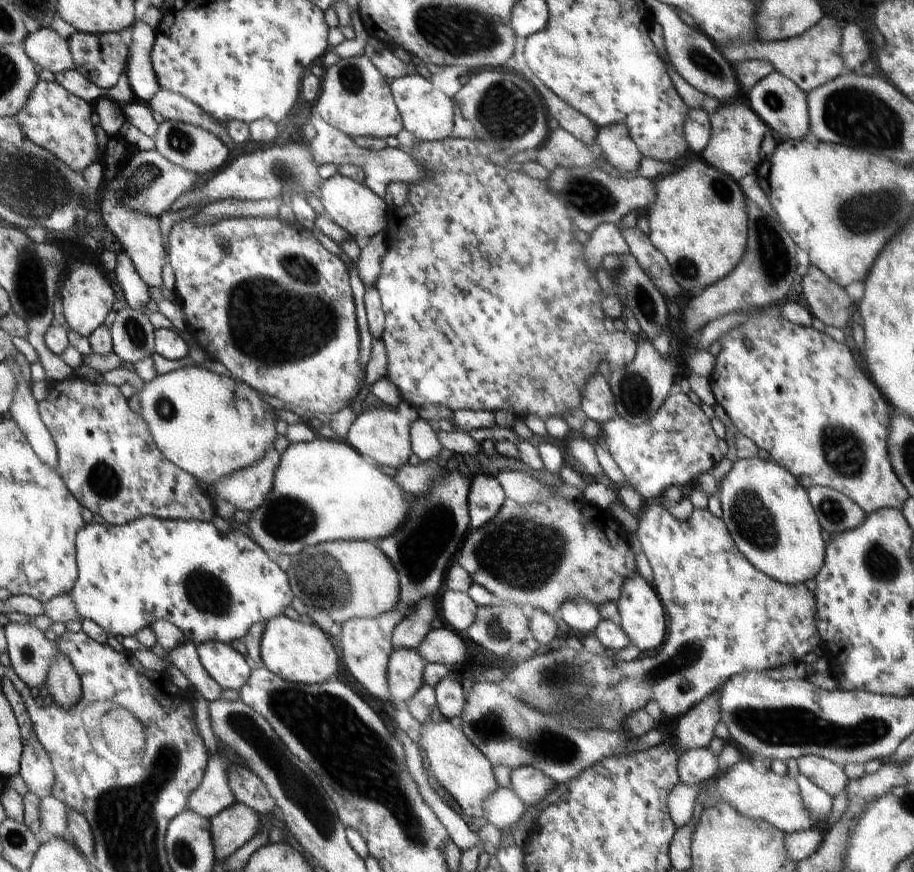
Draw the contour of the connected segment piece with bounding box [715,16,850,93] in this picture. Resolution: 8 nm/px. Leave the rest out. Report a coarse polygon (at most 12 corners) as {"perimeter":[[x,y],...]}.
{"perimeter":[[823,16],[783,41],[734,42],[736,66],[767,60],[805,93],[850,70],[842,26]]}

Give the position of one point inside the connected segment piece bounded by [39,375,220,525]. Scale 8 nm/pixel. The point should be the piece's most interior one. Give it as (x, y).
(108, 460)

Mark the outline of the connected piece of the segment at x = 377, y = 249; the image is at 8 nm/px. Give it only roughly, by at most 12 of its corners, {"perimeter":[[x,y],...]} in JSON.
{"perimeter":[[385,232],[362,243],[357,271],[375,287],[386,252]]}

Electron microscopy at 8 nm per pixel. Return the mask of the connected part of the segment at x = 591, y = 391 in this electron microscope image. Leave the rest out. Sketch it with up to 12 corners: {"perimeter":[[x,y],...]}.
{"perimeter":[[597,373],[586,381],[581,409],[600,425],[617,416],[615,396]]}

